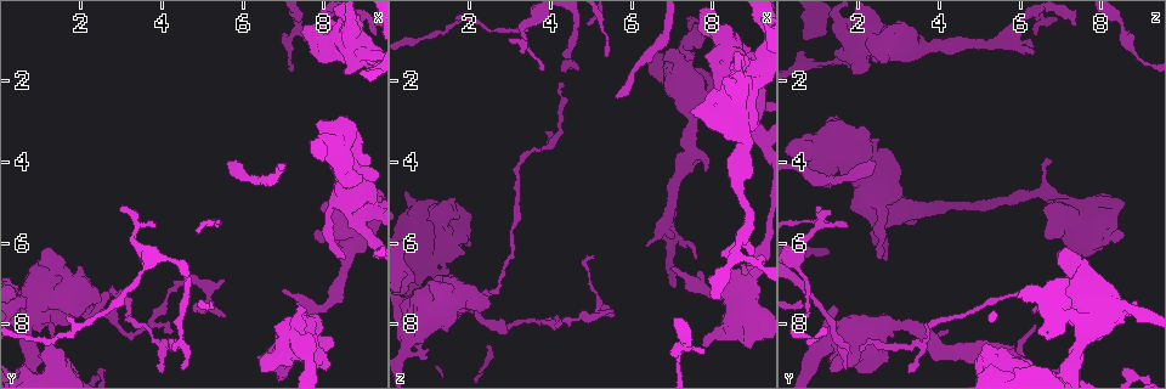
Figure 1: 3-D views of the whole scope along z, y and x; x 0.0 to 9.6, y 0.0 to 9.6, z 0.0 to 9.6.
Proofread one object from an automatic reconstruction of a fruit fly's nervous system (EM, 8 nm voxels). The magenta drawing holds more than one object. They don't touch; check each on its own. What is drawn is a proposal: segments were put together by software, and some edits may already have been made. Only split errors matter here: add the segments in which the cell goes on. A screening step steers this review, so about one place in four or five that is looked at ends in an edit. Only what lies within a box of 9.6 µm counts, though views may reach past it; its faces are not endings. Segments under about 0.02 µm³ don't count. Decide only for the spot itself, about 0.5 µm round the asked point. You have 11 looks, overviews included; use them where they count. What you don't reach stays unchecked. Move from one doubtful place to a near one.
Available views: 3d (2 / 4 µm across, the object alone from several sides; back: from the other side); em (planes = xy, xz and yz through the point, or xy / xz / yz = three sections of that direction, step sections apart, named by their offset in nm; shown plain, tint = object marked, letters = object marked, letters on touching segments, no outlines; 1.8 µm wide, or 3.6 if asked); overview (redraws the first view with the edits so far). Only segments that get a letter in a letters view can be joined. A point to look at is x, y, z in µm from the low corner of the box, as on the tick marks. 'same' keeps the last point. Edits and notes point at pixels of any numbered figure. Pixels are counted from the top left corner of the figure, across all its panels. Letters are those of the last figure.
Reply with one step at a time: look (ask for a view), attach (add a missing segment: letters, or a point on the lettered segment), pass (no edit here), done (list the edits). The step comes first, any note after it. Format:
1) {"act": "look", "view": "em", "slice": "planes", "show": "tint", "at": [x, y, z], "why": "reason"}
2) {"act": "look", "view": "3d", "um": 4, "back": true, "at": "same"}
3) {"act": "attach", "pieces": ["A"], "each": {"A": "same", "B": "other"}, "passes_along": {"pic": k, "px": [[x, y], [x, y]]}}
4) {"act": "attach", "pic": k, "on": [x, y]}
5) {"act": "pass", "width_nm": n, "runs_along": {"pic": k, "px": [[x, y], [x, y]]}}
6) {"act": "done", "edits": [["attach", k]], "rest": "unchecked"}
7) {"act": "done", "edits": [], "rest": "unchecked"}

{"act": "look", "view": "3d", "um": 4, "back": true, "at": [2.65, 7.20, 7.10], "why": "thick turns thin"}

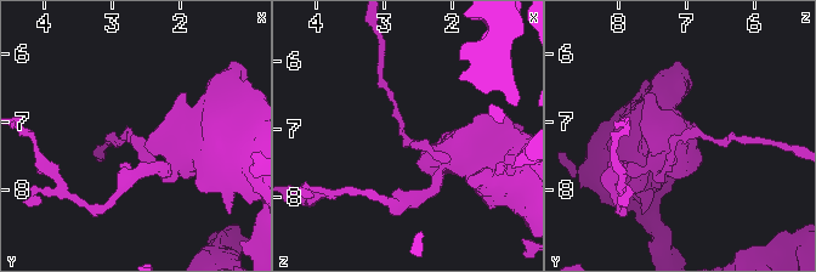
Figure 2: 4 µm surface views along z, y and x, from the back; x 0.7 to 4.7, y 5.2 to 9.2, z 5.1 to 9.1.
{"act": "look", "view": "em", "um": 3.6, "slice": "planes", "show": "plain", "at": [2.70, 7.25, 7.05], "why": "shape alone is not enough"}

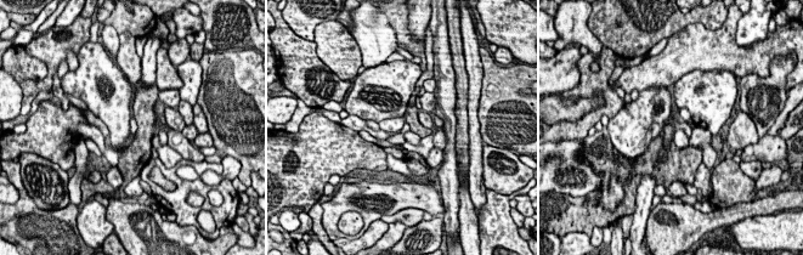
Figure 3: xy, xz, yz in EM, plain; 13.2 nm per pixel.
{"act": "look", "view": "em", "um": 3.6, "slice": "planes", "show": "letters", "at": "same", "why": "see the neighbours"}

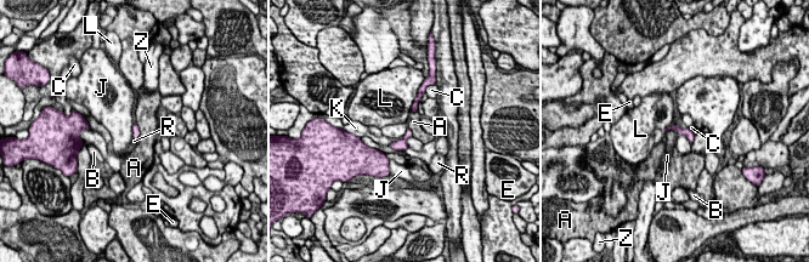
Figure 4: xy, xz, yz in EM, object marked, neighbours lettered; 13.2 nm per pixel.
{"act": "pass", "longest_contact_nm": ["L", 260], "each": {"A": "other", "B": "other", "C": "other", "E": "other", "J": "other", "K": "other", "L": "other", "R": "other", "Z": "other"}, "found": "no lettered segment goes on from it"}

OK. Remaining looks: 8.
{"act": "look", "view": "em", "slice": "planes", "show": "plain", "at": [5.55, 4.00, 2.35], "why": "an open end"}

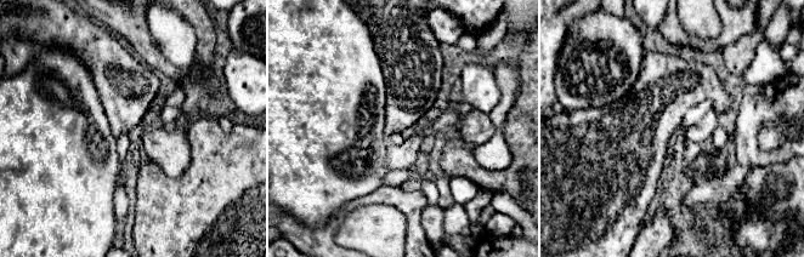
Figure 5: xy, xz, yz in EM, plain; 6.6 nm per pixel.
{"act": "look", "view": "em", "slice": "planes", "show": "letters", "at": "same", "why": "what lies round it"}

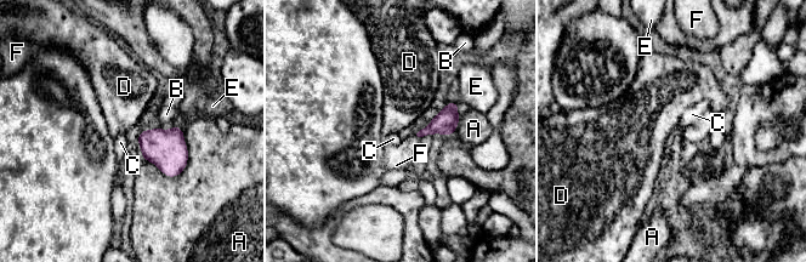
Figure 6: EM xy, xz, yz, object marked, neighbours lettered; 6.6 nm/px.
{"act": "attach", "pieces": ["F"], "each": {"A": "other", "B": "other", "C": "other", "D": "other", "E": "other", "F": "same"}, "passes_along": {"pic": 6, "px": [[446, 121], [415, 138], [401, 157]]}, "found": "the cell continues"}

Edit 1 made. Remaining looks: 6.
{"act": "look", "view": "overview", "why": "see it whole again"}

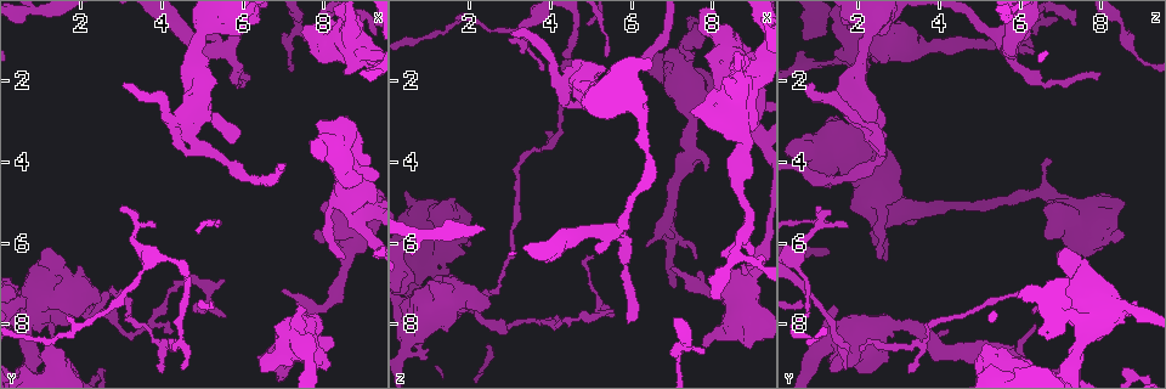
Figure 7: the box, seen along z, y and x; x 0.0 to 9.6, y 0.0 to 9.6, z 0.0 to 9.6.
{"act": "look", "view": "3d", "um": 2, "at": [6.40, 8.75, 6.05], "why": "free end"}

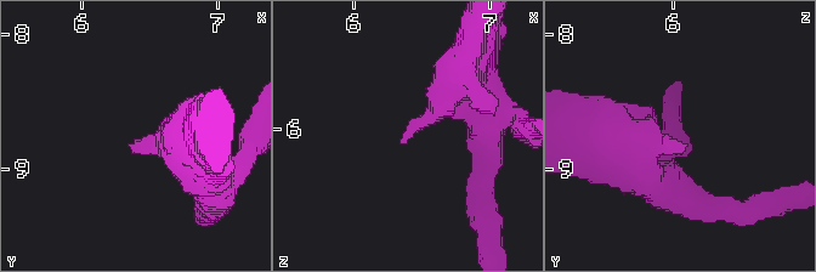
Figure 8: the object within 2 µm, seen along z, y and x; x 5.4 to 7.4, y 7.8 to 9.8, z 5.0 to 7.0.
{"act": "look", "view": "em", "slice": "planes", "show": "letters", "at": [6.36, 8.80, 6.08]}

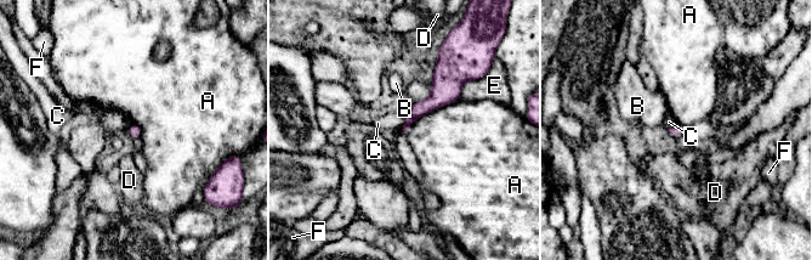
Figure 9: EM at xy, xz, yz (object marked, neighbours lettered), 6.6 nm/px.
{"act": "pass", "each": {"A": "other", "B": "other", "C": "other", "D": "other", "E": "other", "F": "other"}, "border": {"pic": 9, "px": [[406, 117], [406, 123], [401, 129]]}, "found": "none of them fits"}

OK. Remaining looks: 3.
{"act": "look", "view": "em", "slice": "planes", "show": "letters", "at": [7.85, 0.75, 8.65], "why": "an open end"}

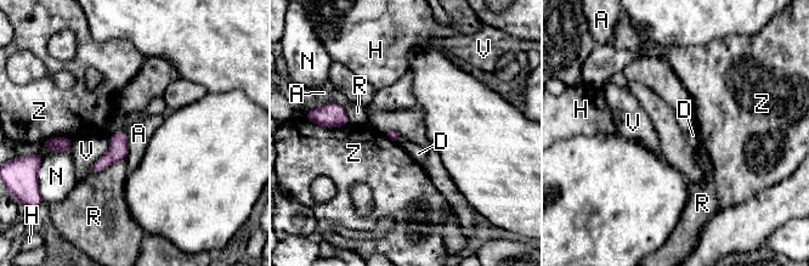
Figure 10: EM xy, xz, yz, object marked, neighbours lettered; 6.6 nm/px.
{"act": "pass", "each": {"A": "other", "D": "other", "H": "other", "N": "other", "R": "other", "V": "other", "Z": "other"}, "border": {"pic": 10, "px": [[117, 130], [126, 136], [125, 158]]}, "found": "no lettered segment goes on from it"}

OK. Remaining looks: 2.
{"act": "look", "view": "3d", "um": 4, "at": [8.60, 0.65, 2.35], "why": "thick turns thin"}

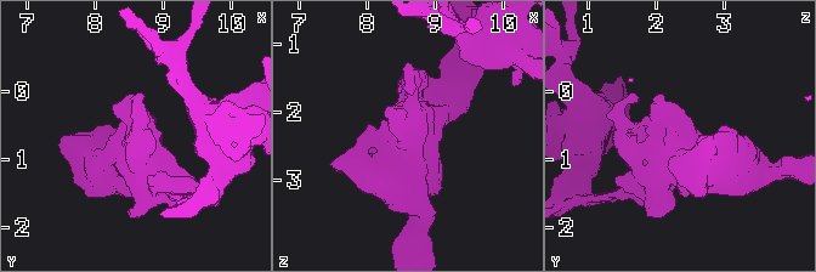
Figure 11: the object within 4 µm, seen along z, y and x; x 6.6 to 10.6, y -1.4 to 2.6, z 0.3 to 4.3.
{"act": "look", "view": "em", "slice": "planes", "show": "letters", "at": [8.60, 0.65, 2.25]}

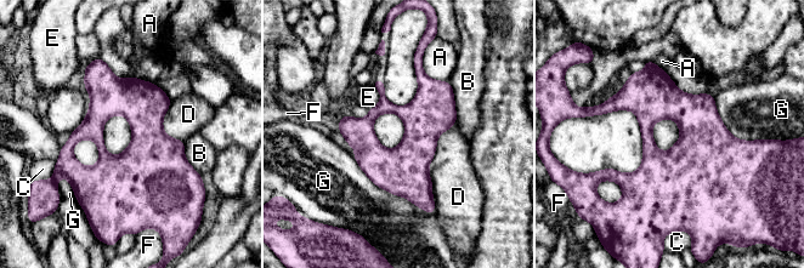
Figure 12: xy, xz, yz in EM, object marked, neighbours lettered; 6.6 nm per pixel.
{"act": "pass", "longest_contact_nm": ["G", 650], "each": {"A": "other", "B": "other", "C": "other", "D": "other", "E": "other", "F": "other", "G": "other"}, "border": {"pic": 12, "px": [[372, 84], [379, 102], [368, 110]]}, "found": "none of them fits"}

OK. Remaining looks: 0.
{"act": "done", "edits": [["attach", 6]], "rest": "unchecked"}

